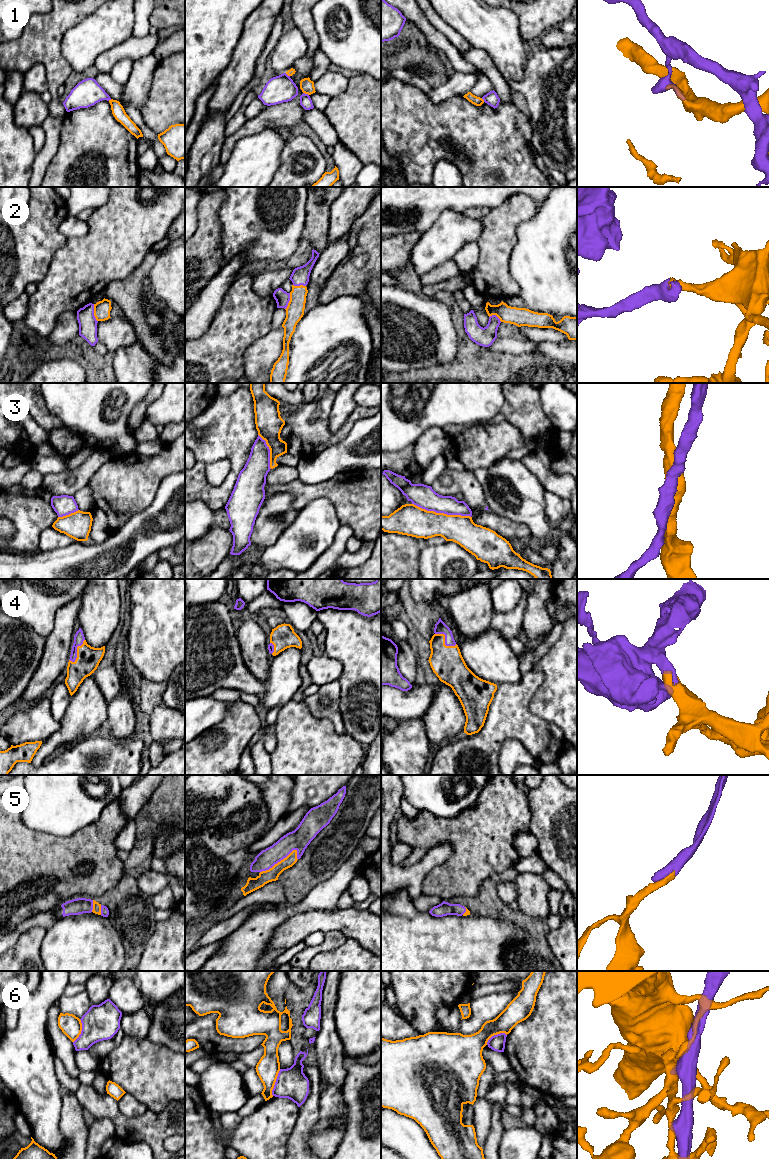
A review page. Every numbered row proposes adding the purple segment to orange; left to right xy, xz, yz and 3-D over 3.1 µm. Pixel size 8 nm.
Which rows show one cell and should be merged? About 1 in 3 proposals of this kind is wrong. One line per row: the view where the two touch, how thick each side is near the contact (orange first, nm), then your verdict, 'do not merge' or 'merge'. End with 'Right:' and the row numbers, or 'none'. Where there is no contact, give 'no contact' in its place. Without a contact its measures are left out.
1: contact in xz; calibres 110 and 100 nm; do not merge
2: contact in xy; calibres 130 and 140 nm; merge
3: contact in yz; calibres 260 and 190 nm; merge
4: contact in yz; calibres 260 and 100 nm; merge
5: contact in xz; calibres 100 and 170 nm; merge
6: contact in xz; calibres 190 and 240 nm; do not merge
Right: 2, 3, 4, 5

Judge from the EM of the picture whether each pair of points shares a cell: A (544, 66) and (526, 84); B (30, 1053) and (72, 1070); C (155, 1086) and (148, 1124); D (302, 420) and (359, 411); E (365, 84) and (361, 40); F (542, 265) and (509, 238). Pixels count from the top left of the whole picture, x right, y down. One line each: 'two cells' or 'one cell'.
A: one cell
B: two cells
C: two cells
D: one cell
E: two cells
F: two cells

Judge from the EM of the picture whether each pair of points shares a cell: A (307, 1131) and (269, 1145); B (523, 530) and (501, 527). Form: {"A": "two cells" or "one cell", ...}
{"A": "two cells", "B": "one cell"}

